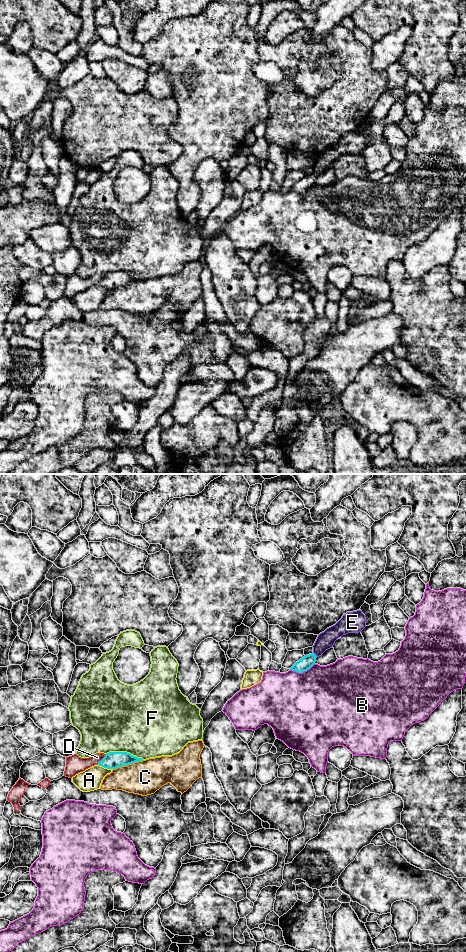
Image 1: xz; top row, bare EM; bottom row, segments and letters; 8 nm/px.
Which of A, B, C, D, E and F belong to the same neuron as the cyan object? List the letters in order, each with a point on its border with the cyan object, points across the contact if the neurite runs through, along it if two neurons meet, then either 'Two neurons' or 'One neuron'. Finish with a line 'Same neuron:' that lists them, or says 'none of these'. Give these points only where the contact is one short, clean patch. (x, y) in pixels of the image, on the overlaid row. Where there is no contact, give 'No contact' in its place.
A: Touches cyan at xz (105, 767). Two neurons
B: Touches cyan at xz (302, 672). Two neurons
C: Touches cyan at xz (128, 764). Two neurons
D: Touches cyan at xz (102, 759). Two neurons
E: Touches cyan at xz (314, 654). Path across: xz (308, 661), (314, 654), (325, 640). One neuron
F: Touches cyan at xz (125, 752). Two neurons
Same neuron: E

